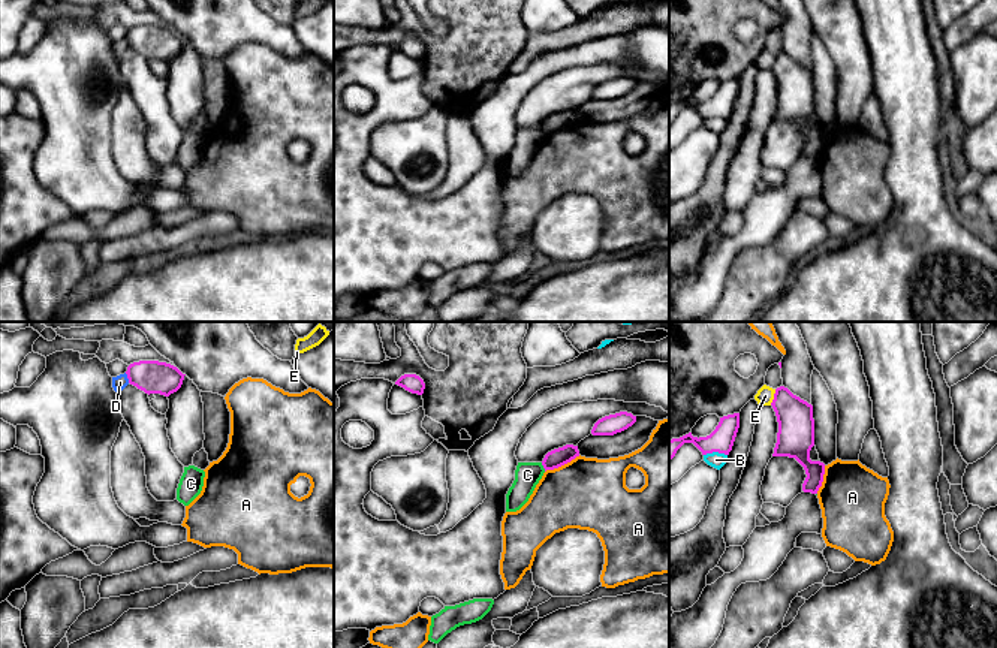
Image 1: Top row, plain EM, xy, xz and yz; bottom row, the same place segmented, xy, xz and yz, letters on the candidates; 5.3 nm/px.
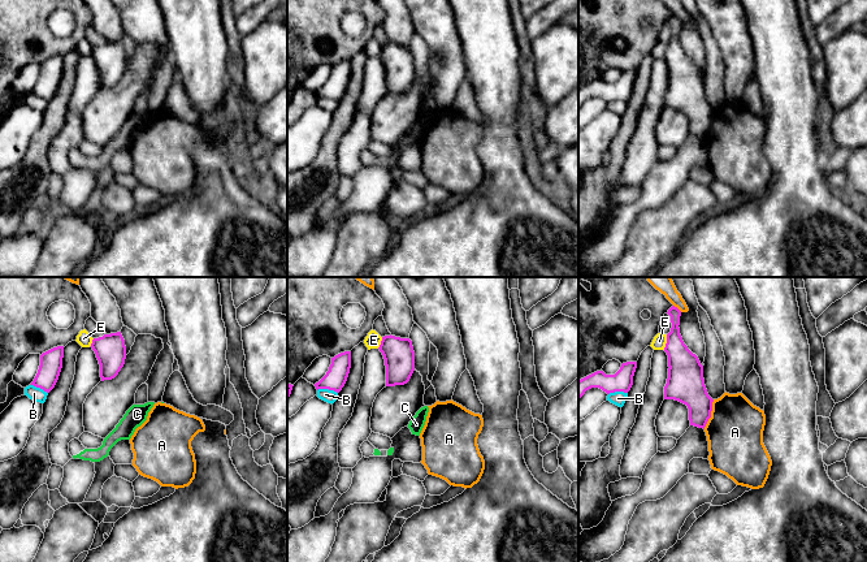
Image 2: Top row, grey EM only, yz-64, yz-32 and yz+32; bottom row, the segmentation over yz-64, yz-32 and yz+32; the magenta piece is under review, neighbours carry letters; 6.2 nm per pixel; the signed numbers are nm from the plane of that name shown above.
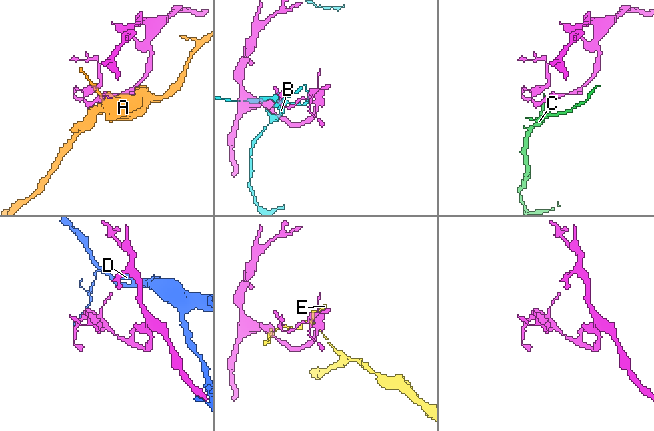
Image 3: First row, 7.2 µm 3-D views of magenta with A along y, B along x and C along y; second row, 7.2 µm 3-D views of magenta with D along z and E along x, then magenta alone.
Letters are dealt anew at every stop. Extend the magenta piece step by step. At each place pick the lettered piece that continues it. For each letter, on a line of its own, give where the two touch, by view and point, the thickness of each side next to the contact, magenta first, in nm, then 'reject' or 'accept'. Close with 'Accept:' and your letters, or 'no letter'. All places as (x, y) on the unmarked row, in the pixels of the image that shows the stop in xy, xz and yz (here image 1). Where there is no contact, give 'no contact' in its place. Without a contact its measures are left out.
A: contact xz (562, 129); calibres 100 and 380 nm; reject
B: contact yz (714, 115); calibres 130 and 90 nm; reject
C: contact xz (544, 132); calibres 100 and 140 nm; reject
D: contact xy (127, 42); calibres 180 and 80 nm; reject
E: contact yz (774, 62); calibres 200 and 90 nm; reject
Accept: no letter

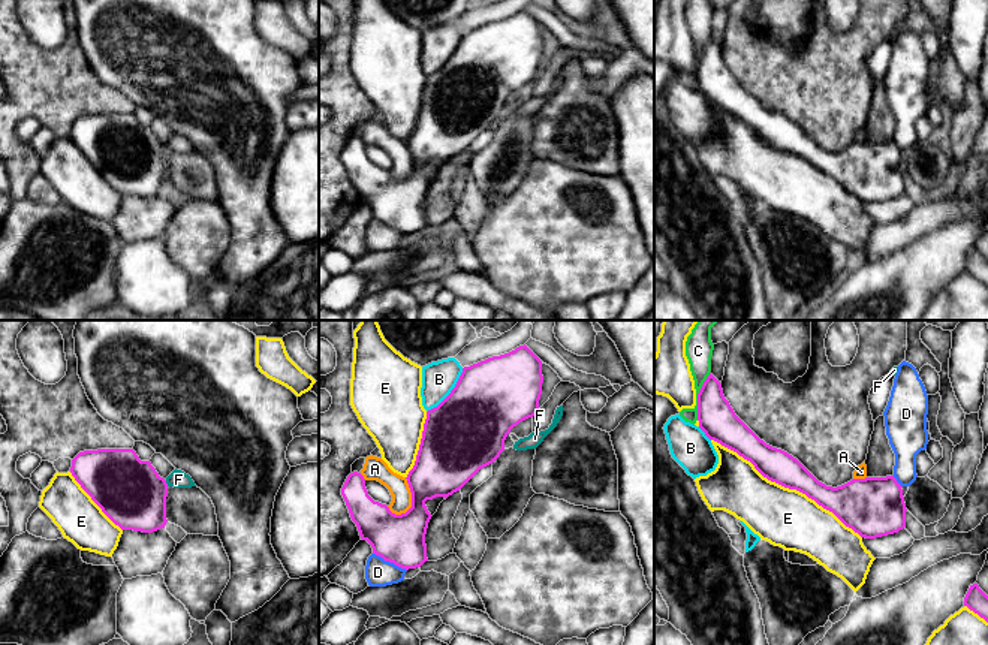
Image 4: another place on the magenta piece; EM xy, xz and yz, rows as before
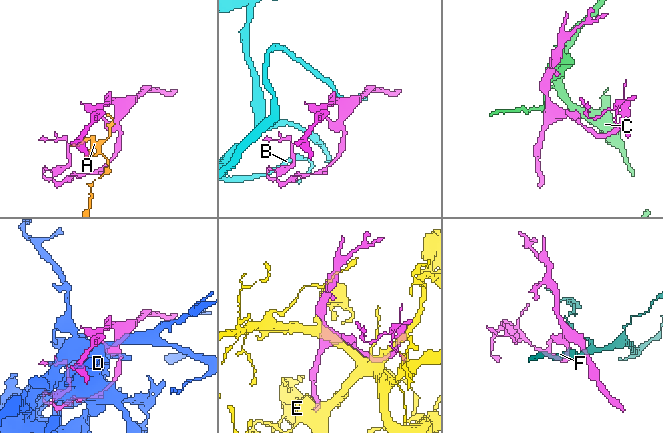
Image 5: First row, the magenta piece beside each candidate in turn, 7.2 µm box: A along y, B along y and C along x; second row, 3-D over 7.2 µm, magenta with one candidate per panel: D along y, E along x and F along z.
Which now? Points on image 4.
A: contact xz (412, 165); calibres 300 and 110 nm; reject
B: contact xz (451, 57); calibres 420 and 180 nm; reject
C: contact yz (698, 60); calibres 200 and 140 nm; reject
D: contact xz (389, 226); calibres 260 and 140 nm; reject
E: contact yz (786, 151); calibres 180 and 320 nm; accept
F: contact xy (166, 148); calibres 360 and 100 nm; reject
Accept: E

